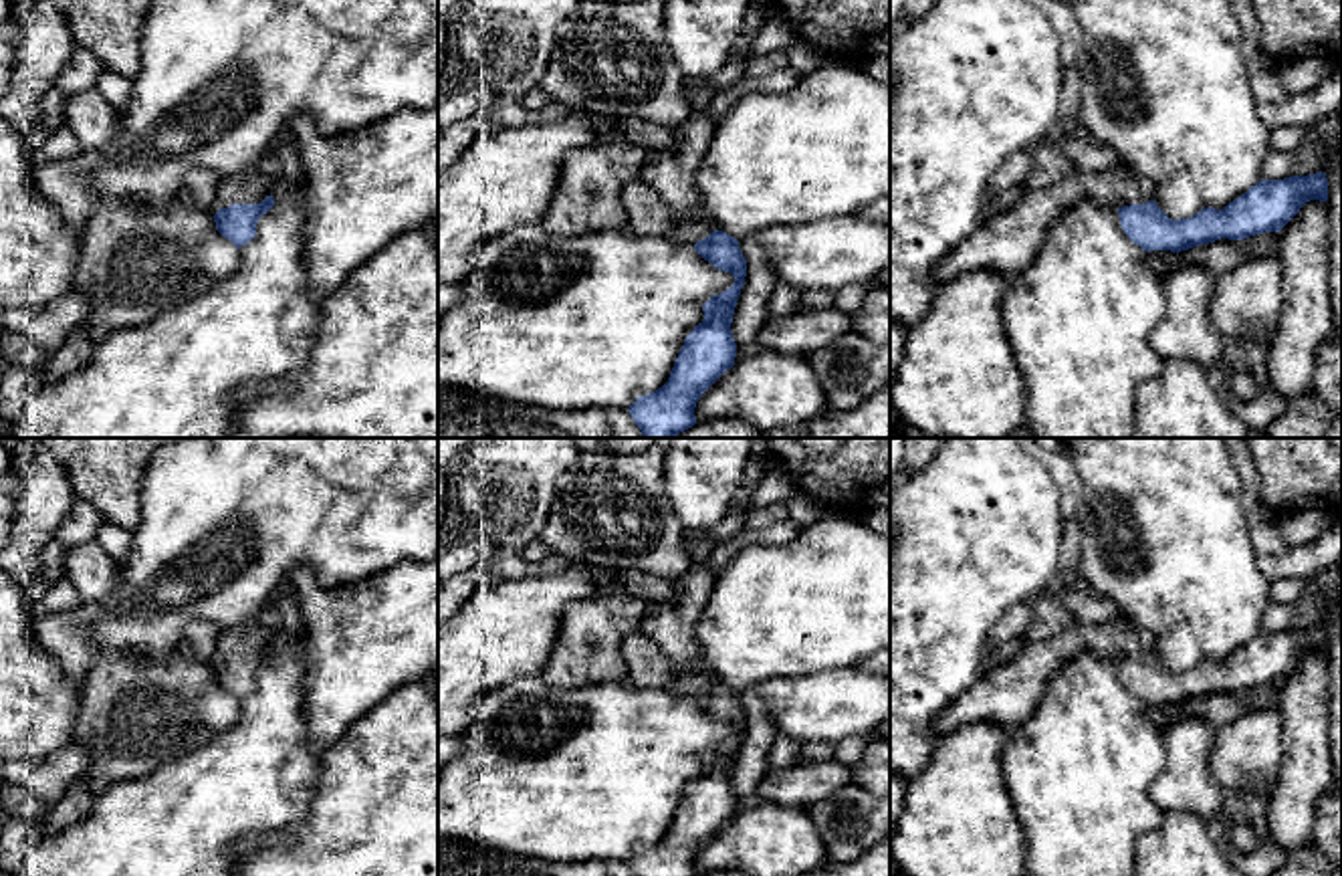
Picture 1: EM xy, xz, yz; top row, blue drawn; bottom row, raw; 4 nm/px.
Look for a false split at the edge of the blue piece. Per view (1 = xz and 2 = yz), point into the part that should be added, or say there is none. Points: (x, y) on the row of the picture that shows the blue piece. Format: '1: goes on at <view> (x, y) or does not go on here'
1: goes on at xz (670, 172)
2: goes on at yz (1008, 243)

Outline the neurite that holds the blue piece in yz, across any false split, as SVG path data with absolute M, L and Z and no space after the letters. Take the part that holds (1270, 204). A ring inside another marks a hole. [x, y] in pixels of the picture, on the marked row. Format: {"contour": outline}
{"contour": "M1126 163L1106 172L1072 174L1051 188L1025 192L1013 208L1001 214L985 216L975 230L938 262L932 279L942 287L967 272L989 270L1003 277L1019 275L1035 260L1049 226L1080 200L1116 208L1124 234L1142 250L1181 252L1221 238L1243 240L1263 232L1279 232L1306 202L1328 200L1328 180L1324 172L1283 180L1261 180L1223 210L1209 206L1181 220L1168 218L1152 198L1154 186Z"}

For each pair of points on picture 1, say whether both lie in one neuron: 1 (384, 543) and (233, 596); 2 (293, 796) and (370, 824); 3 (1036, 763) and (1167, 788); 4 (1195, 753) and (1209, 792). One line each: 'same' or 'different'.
1: same
2: different
3: different
4: same

